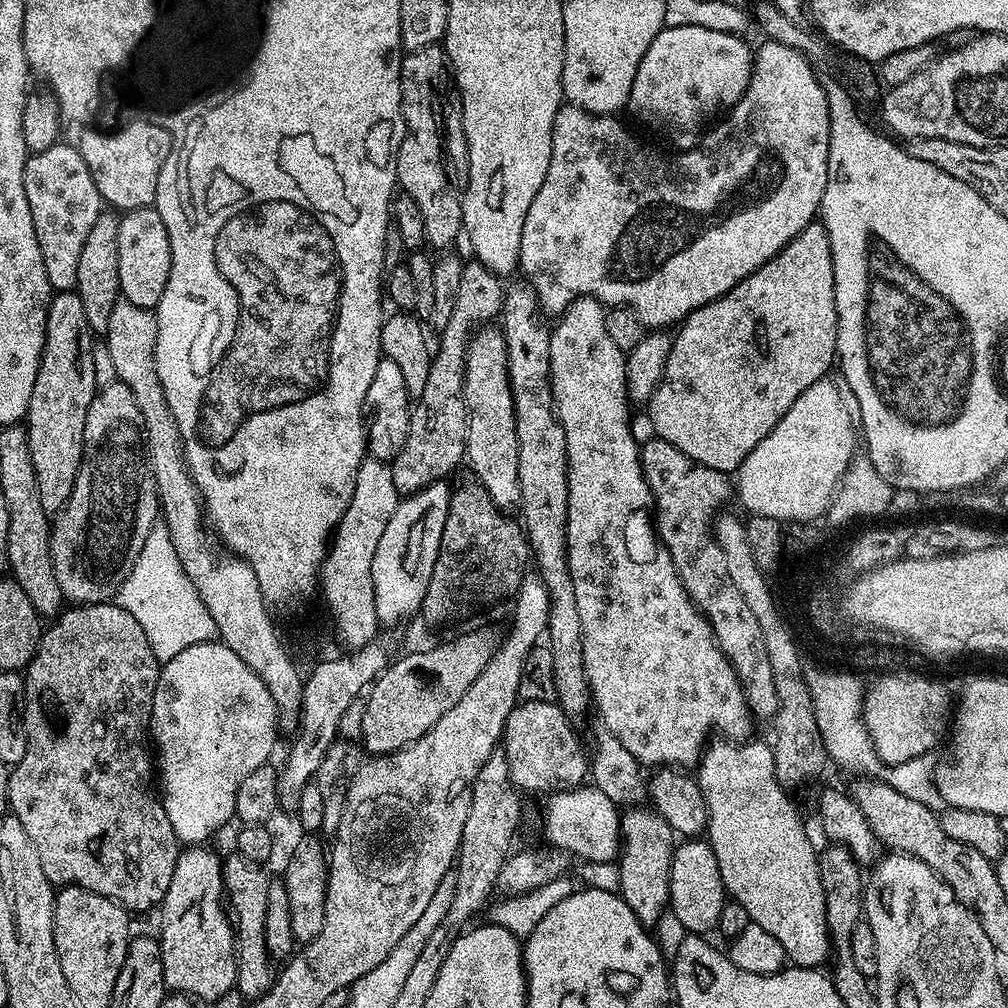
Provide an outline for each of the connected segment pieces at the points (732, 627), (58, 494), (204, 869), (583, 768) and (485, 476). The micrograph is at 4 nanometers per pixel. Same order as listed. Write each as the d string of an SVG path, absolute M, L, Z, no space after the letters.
M659 438L651 439L643 441L640 449L640 465L652 491L656 534L670 554L686 594L699 608L701 614L708 619L708 625L712 627L712 633L716 635L716 644L723 650L724 657L736 671L736 676L744 687L744 697L748 703L748 709L752 711L752 715L757 721L771 721L780 709L780 699L774 690L774 674L770 670L770 657L766 654L762 626L758 626L758 618L754 618L754 610L750 610L750 606L746 606L746 598L742 598L742 594L738 594L738 586L734 586L734 582L730 578L730 570L726 570L726 554L722 554L714 535L714 521L723 509L720 507L728 499L733 499L733 481L725 473L694 462L689 456L682 454L682 450L678 450L678 446L670 446L670 442Z
M56 292L48 302L44 353L40 359L38 378L30 394L26 427L30 442L30 458L34 458L34 474L38 474L38 495L42 497L42 510L50 514L59 513L66 506L74 490L80 460L84 457L84 427L90 402L96 397L98 385L94 378L94 333L86 322L86 306L82 306L79 292Z
M188 846L174 866L174 878L158 909L165 989L197 1001L220 1000L236 982L236 933L226 911L224 865L208 846Z
M525 700L512 709L504 726L502 751L508 760L512 783L528 792L568 792L585 783L590 772L586 748L576 737L573 721L560 709L560 705L547 700Z
M484 326L468 342L464 363L464 405L468 411L466 434L466 464L472 467L475 479L490 494L490 498L502 510L512 510L520 503L518 490L518 430L514 430L514 398L510 390L508 363L506 362L506 338L496 326Z

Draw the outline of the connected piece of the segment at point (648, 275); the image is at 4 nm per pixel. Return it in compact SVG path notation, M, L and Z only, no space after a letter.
M765 39L763 43L761 48L755 49L752 58L752 77L742 98L733 108L728 109L723 118L717 119L699 137L696 147L677 151L675 153L677 156L655 156L654 153L647 152L628 133L627 126L622 121L616 120L620 118L615 115L595 116L593 112L587 112L570 103L560 107L554 118L550 170L546 170L546 178L542 186L538 186L538 194L534 194L534 202L530 202L530 211L526 213L526 222L522 225L522 246L518 265L519 271L521 273L524 271L523 279L536 291L541 313L549 317L552 315L552 318L559 317L581 296L590 296L605 306L634 309L638 318L644 323L645 329L671 329L685 320L691 312L714 302L719 296L738 286L738 282L754 274L754 270L770 262L770 258L777 256L807 224L817 219L822 194L826 190L828 181L830 114L828 99L824 93L825 85L820 84L812 73L813 65L803 53L774 40Z

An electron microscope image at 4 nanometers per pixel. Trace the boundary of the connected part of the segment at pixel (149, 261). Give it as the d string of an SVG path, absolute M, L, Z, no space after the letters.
M154 206L134 208L120 216L118 226L118 282L120 295L139 308L155 310L170 278L172 251L166 222Z

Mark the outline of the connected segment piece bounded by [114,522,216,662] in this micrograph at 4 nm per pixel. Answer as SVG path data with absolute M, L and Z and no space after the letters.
M157 522L150 530L142 554L138 554L114 600L134 614L138 626L146 633L150 650L154 650L156 659L161 662L174 658L174 654L182 654L182 650L190 646L209 643L216 636L214 618L210 618L210 610L206 610L198 590L194 590L194 582L190 582L182 570L178 550L174 550L174 542L170 540L170 530L162 522Z

